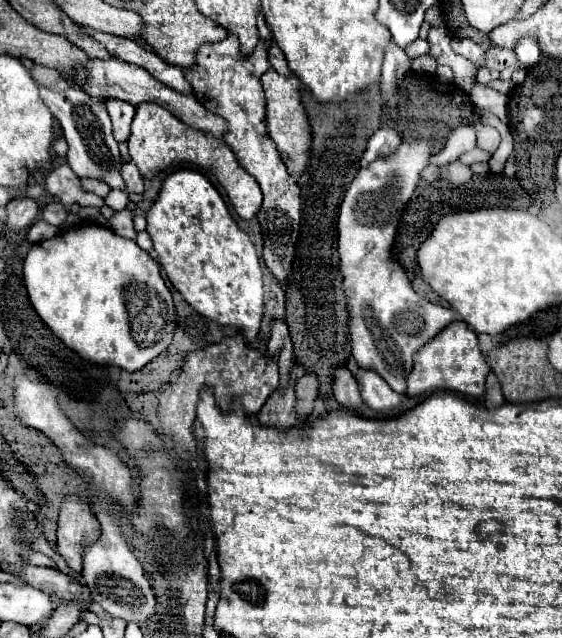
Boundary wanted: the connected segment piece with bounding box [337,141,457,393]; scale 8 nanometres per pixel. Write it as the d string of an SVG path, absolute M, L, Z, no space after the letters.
M405 141L389 159L377 159L367 169L359 169L339 207L339 255L341 275L349 311L351 347L357 365L377 371L393 391L403 393L413 367L417 347L457 319L451 307L429 303L419 297L403 267L391 255L399 213L413 197L419 173L429 165L431 147L427 141Z

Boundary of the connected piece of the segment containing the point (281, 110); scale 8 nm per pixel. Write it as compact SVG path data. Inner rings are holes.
M269 69L261 77L261 85L267 99L267 129L269 137L275 141L277 149L281 151L287 169L291 175L301 175L307 169L309 157L311 157L311 125L305 113L305 107L301 107L301 95L299 95L299 79L295 75L283 77L275 69Z

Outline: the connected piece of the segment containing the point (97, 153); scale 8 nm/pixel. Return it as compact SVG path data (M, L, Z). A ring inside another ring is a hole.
M39 85L41 99L45 105L51 109L53 117L61 123L65 139L69 143L69 153L67 153L67 163L75 171L77 177L93 177L105 181L111 189L123 189L123 179L121 179L121 159L119 159L119 147L117 141L113 139L113 129L111 129L111 119L105 111L105 107L91 95L83 93L77 87L69 87L65 91L51 91L43 85Z

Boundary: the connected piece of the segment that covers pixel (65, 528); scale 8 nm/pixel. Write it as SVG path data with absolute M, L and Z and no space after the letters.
M69 497L61 503L59 529L57 529L57 551L73 573L81 573L83 549L93 545L101 535L101 527L89 505L77 497Z

